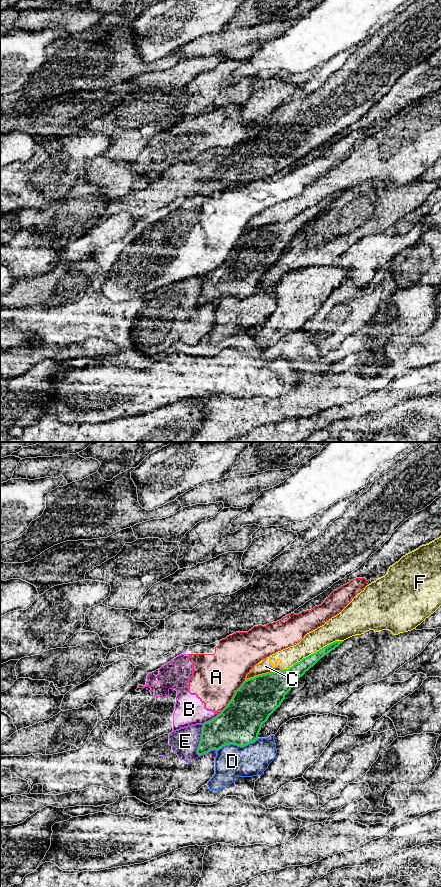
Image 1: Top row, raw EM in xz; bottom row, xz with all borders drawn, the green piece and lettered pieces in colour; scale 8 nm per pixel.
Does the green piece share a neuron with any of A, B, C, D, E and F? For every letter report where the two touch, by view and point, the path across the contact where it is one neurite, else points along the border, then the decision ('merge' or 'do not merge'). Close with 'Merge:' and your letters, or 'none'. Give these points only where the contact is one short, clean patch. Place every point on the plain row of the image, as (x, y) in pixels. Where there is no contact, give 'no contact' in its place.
A: xz (233, 248) | do not merge
B: xz (213, 270) | along xz (221, 263), (203, 276) | do not merge
C: xz (266, 225) | do not merge
D: xz (238, 297) | do not merge
E: xz (200, 292) | do not merge
F: xz (313, 205) | do not merge
Merge: none

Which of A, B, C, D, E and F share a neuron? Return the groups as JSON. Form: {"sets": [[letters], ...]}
{"sets": [["A", "B"], ["C", "F"], ["D"], ["E"]]}

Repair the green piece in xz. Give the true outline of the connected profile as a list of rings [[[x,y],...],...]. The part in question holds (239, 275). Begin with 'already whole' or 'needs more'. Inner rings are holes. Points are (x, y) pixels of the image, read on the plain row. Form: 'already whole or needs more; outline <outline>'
already whole; outline [[[335,193],[285,222],[245,232],[227,258],[202,279],[199,308],[234,296],[244,299],[258,291],[262,277],[281,257],[297,232],[343,193]]]

